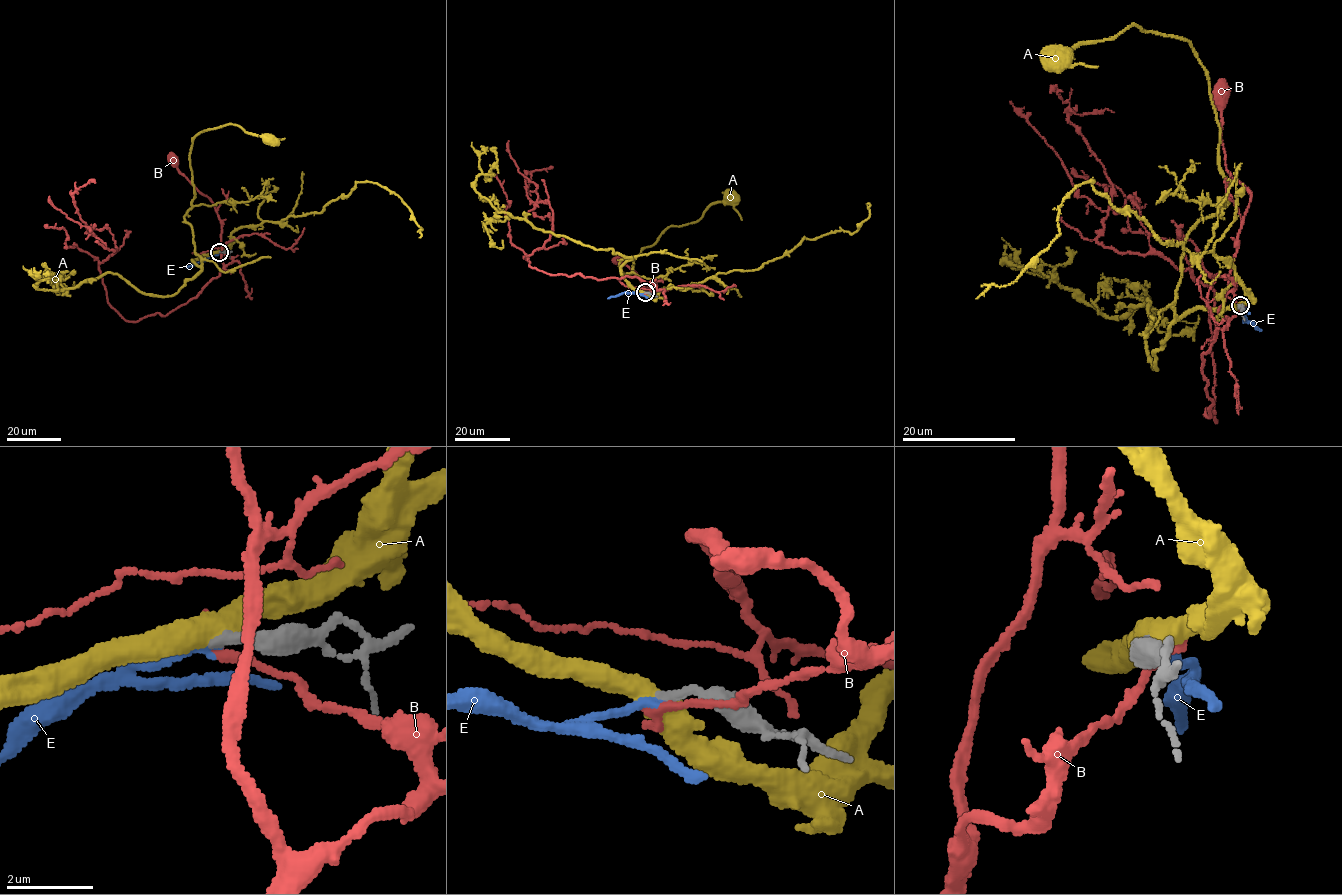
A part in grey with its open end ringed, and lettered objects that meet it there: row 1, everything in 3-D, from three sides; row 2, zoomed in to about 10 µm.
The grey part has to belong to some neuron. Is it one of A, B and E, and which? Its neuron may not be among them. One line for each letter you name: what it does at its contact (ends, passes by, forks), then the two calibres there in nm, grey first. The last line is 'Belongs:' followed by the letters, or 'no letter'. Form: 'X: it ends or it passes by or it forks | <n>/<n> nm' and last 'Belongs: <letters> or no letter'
E: it ends | 220/190 nm
Belongs: E

